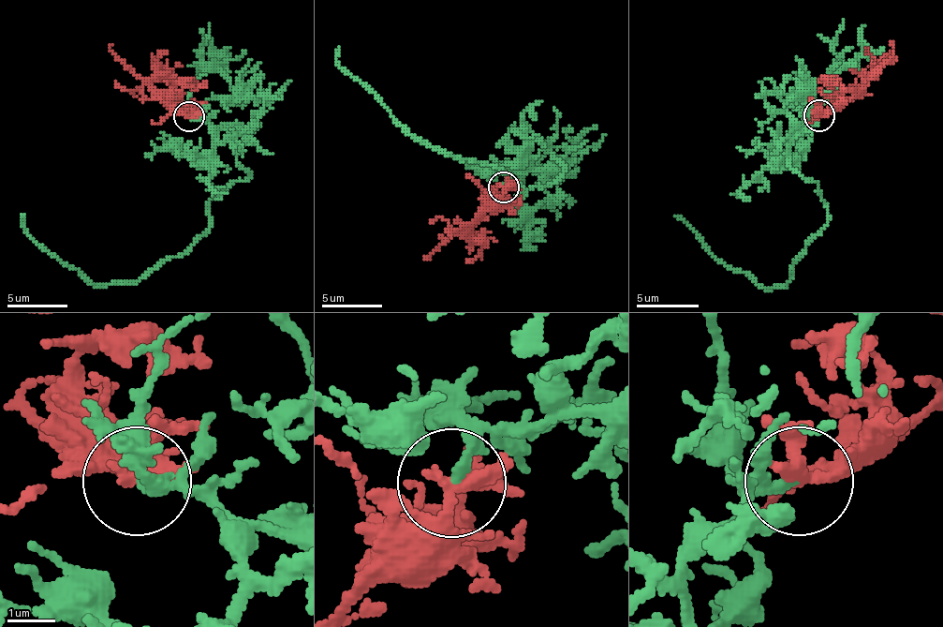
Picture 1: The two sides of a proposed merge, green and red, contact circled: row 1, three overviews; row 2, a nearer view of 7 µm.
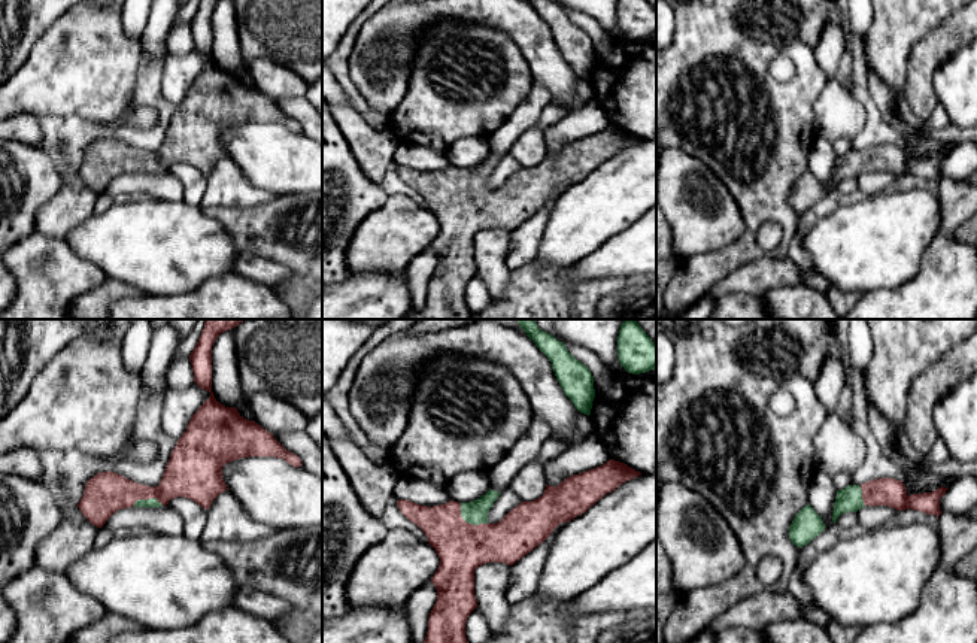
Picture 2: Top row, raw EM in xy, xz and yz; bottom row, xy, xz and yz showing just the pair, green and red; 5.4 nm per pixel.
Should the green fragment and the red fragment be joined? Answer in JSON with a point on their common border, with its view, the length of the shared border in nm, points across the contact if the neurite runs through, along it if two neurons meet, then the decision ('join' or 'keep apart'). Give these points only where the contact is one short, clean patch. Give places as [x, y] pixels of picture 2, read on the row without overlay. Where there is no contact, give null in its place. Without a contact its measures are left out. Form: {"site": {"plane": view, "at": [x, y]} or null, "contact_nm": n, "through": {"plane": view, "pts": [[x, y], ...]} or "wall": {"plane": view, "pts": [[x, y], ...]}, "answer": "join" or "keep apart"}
{"site": {"plane": "xz", "at": [467, 187]}, "contact_nm": 190, "through": {"plane": "xz", "pts": [[475, 178], [467, 187], [461, 194], [461, 212]]}, "answer": "join"}

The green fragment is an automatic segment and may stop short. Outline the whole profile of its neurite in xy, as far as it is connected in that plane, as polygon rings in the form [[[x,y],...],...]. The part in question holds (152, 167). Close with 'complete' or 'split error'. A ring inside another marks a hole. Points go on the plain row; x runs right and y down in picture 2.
[[[201,0],[189,21],[194,48],[209,57],[210,63],[192,81],[186,97],[178,106],[160,151],[154,154],[136,149],[113,137],[97,139],[87,148],[78,173],[97,194],[119,175],[161,173],[176,163],[189,164],[209,175],[227,157],[222,133],[234,125],[274,122],[301,133],[300,122],[286,116],[271,98],[215,64],[212,12],[218,1]]]; split error

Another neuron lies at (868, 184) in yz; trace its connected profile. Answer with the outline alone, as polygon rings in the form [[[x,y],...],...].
[[[864,172],[856,178],[858,194],[871,197],[886,192],[899,176],[889,172]]]

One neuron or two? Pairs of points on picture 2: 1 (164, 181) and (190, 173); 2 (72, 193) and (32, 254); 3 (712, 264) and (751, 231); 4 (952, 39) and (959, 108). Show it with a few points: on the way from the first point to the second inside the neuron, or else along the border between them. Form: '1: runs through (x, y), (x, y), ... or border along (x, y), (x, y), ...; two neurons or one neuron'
1: border along (167, 170), (182, 185), (184, 199); two neurons
2: border along (36, 230), (45, 236), (64, 240); two neurons
3: runs through (722, 261), (743, 242); one neuron
4: border along (961, 45), (937, 67), (932, 82); two neurons

